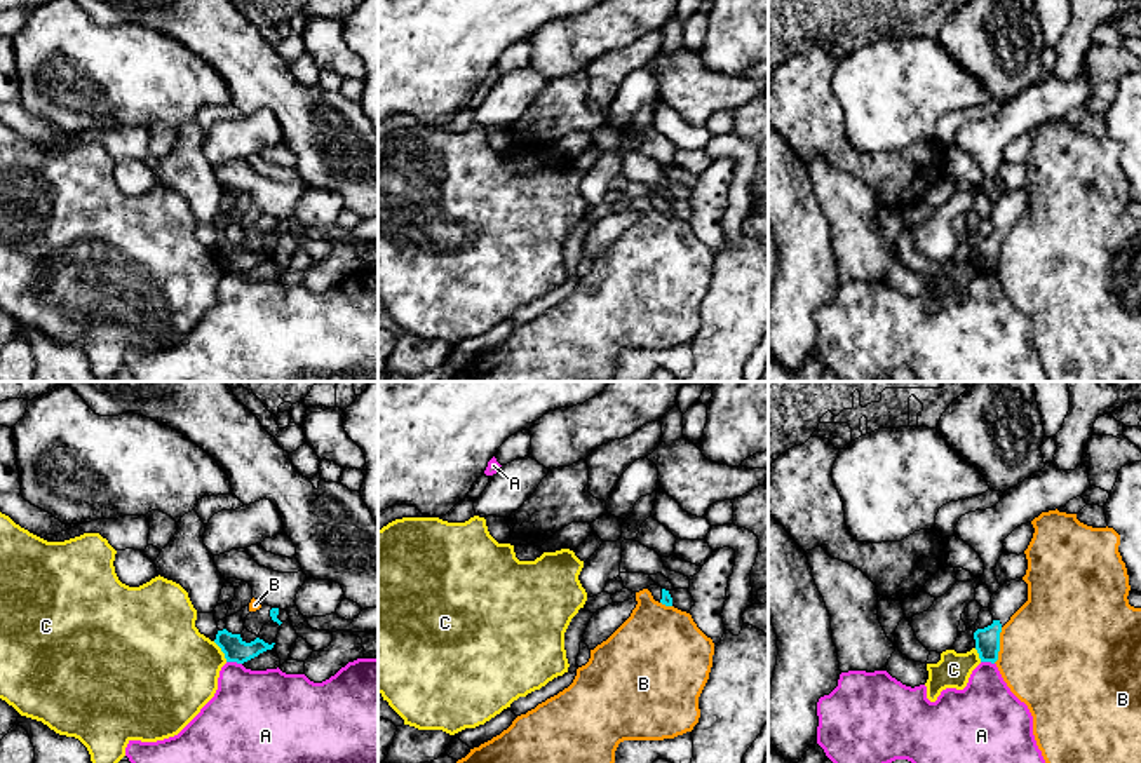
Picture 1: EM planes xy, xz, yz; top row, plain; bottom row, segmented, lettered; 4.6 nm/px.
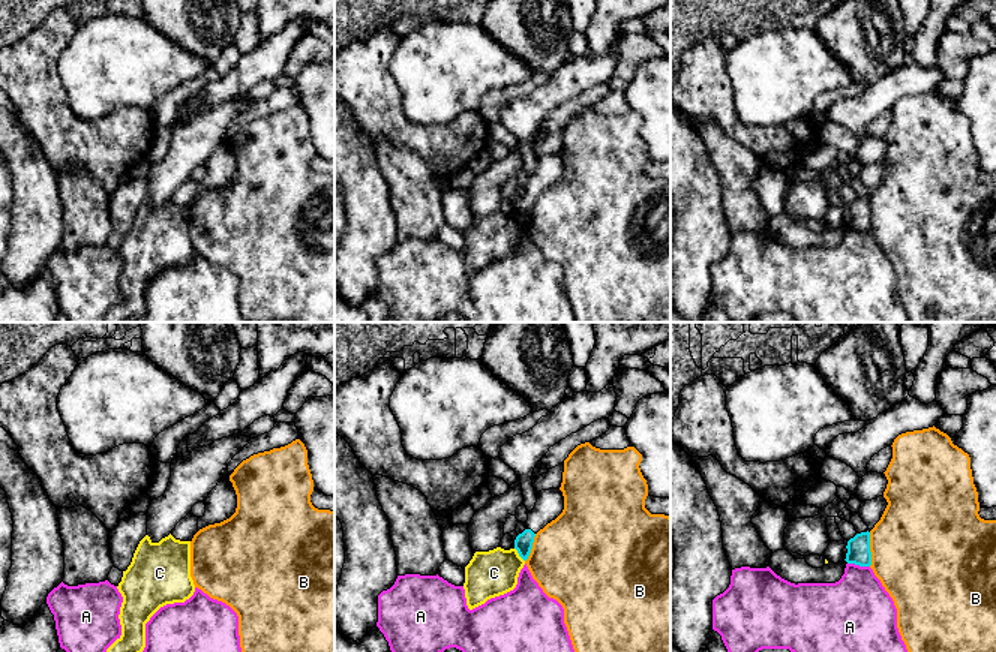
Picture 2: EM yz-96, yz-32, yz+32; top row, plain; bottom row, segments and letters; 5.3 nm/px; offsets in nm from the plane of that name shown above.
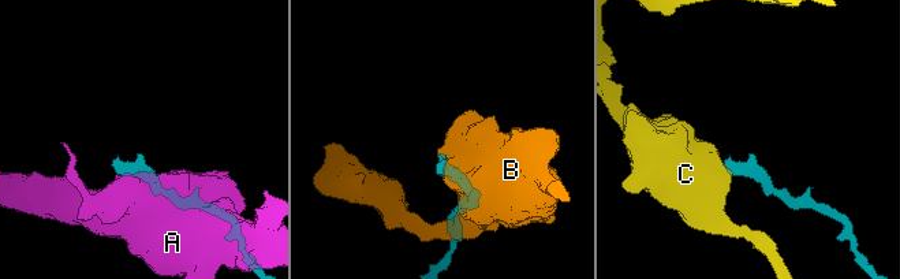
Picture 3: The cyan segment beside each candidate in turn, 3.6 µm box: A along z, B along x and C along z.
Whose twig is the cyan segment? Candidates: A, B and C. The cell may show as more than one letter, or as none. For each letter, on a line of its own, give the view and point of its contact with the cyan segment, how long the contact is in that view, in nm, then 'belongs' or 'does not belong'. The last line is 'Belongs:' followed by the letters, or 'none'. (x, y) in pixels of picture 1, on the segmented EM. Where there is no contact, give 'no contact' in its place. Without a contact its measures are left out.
A: xy (234, 661) | 70 nm | does not belong
B: yz (999, 645) | 170 nm | does not belong
C: xy (222, 650) | 120 nm | does not belong
Belongs: none

